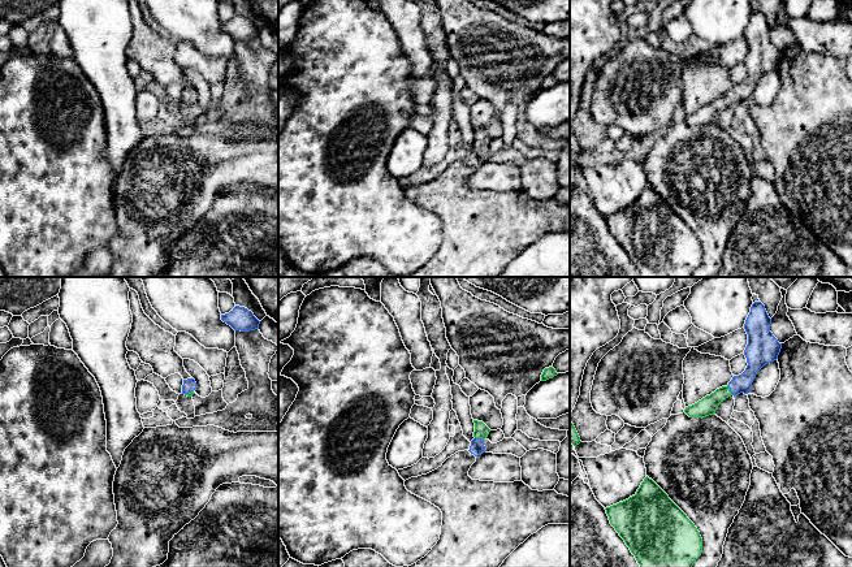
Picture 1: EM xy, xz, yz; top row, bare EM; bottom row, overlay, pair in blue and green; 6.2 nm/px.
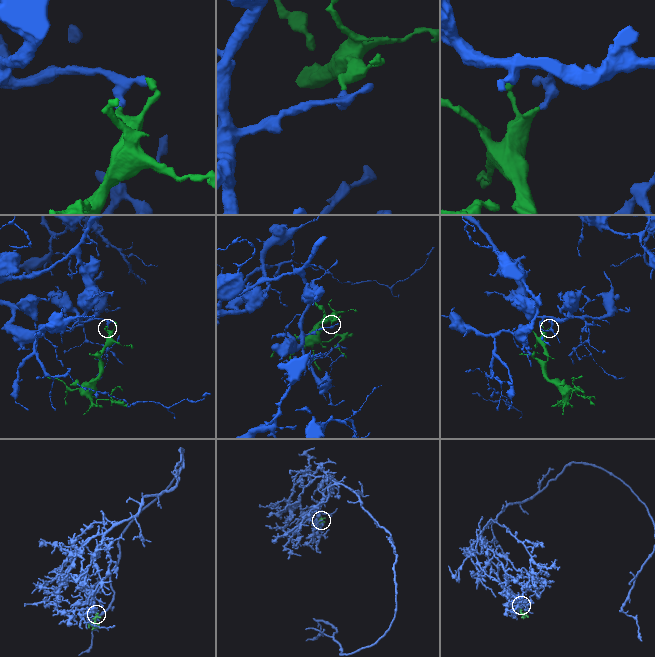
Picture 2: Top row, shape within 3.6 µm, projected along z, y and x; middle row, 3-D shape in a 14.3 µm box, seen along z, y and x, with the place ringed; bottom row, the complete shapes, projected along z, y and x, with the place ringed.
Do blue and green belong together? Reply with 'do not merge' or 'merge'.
merge

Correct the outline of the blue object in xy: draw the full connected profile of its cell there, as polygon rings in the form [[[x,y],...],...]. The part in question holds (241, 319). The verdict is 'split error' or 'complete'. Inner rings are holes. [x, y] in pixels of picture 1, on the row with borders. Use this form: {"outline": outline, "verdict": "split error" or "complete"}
{"outline": [[[235,306],[229,313],[221,315],[221,320],[241,332],[259,329],[260,324],[251,311],[239,306]]], "verdict": "complete"}

